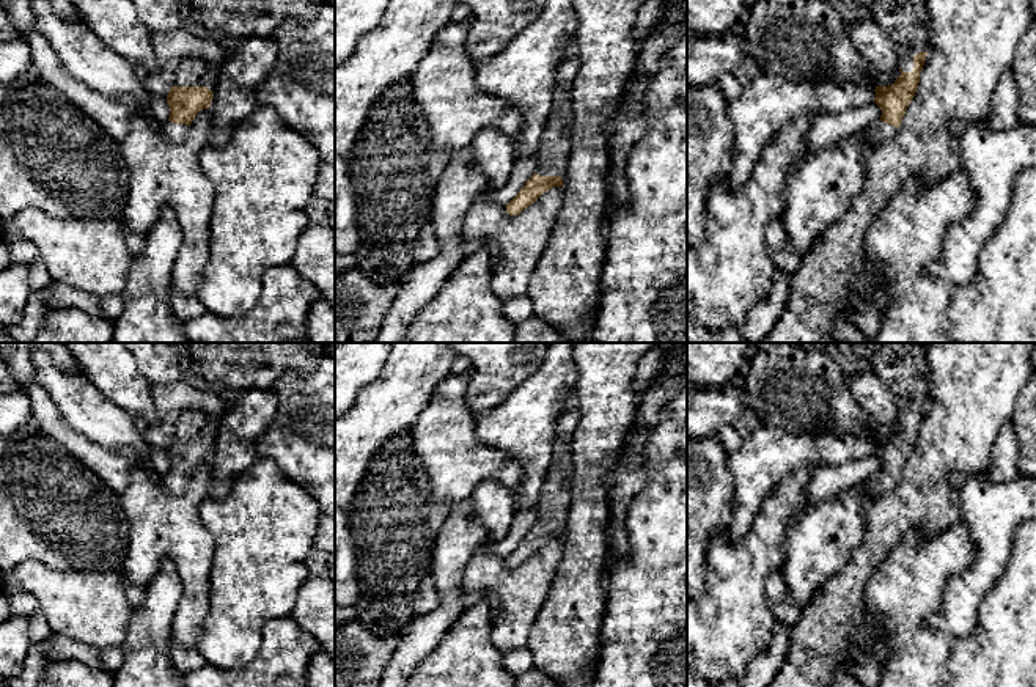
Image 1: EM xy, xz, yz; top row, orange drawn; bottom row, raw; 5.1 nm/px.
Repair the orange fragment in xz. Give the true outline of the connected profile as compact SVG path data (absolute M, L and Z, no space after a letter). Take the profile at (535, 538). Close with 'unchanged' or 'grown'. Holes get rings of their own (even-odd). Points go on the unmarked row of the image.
M549 486L541 492L538 522L520 544L505 558L509 568L519 568L552 539L561 539L566 528L569 506L553 495Z; grown

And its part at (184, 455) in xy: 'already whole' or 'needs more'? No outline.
needs more

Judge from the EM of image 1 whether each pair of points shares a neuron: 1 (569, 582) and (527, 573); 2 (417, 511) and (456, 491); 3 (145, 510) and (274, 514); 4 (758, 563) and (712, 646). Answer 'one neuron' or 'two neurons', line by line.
1: two neurons
2: two neurons
3: two neurons
4: one neuron

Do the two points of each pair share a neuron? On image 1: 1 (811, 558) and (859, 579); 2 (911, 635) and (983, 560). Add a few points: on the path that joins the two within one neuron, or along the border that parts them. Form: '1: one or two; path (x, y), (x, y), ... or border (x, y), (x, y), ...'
1: two; border (860, 541), (849, 558), (824, 582), (813, 598)
2: two; border (944, 587), (940, 607), (926, 623), (959, 637)

